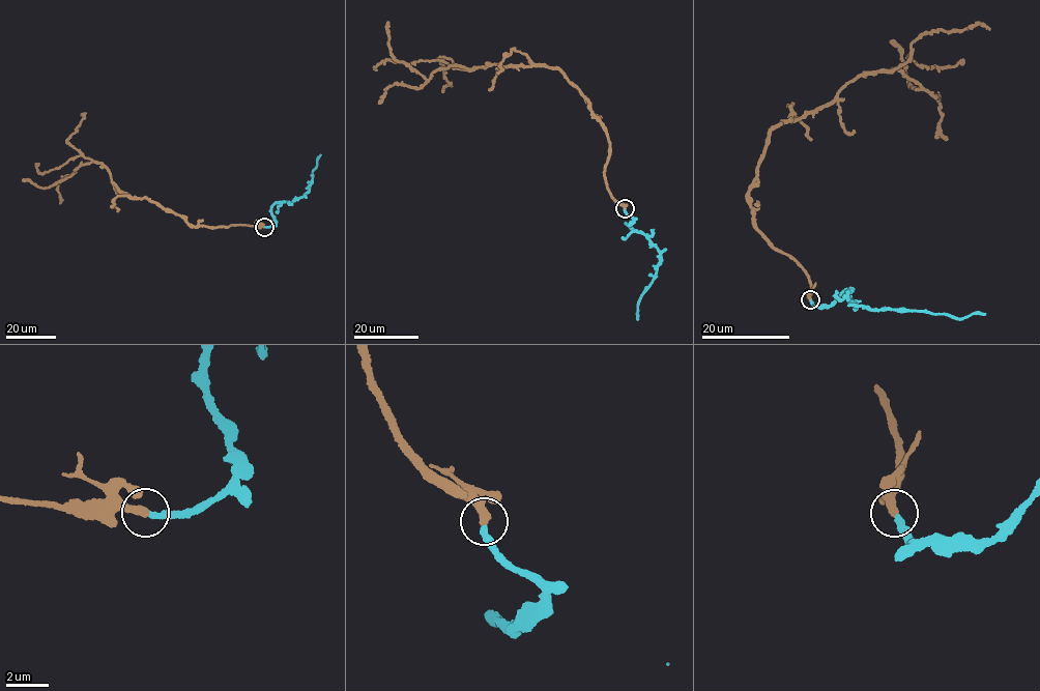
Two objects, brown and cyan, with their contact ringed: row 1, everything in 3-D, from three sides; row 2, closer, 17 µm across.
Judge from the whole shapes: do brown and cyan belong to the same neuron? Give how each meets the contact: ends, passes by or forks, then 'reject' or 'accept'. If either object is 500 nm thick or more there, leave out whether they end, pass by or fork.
brown ends; cyan ends; accept

